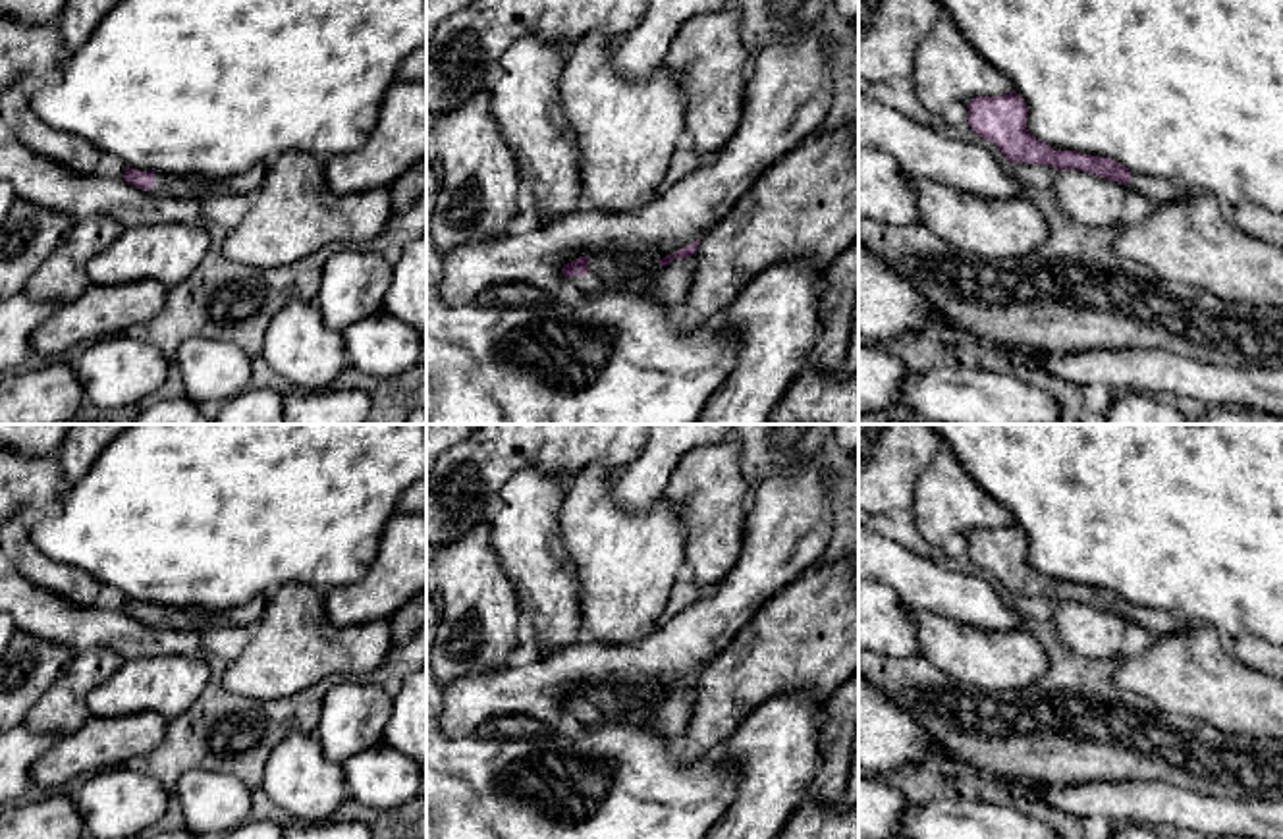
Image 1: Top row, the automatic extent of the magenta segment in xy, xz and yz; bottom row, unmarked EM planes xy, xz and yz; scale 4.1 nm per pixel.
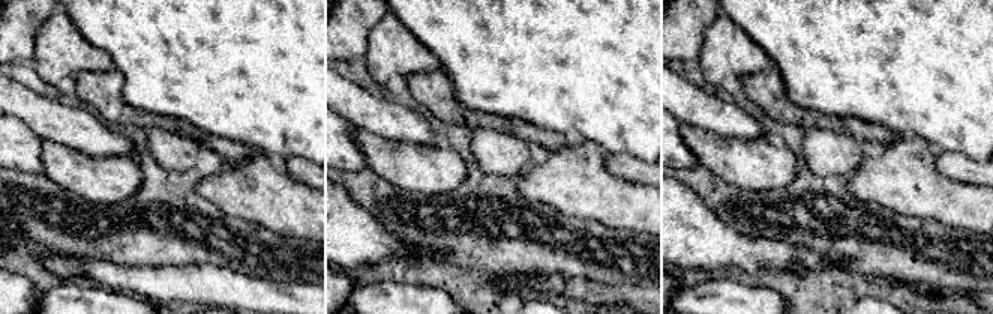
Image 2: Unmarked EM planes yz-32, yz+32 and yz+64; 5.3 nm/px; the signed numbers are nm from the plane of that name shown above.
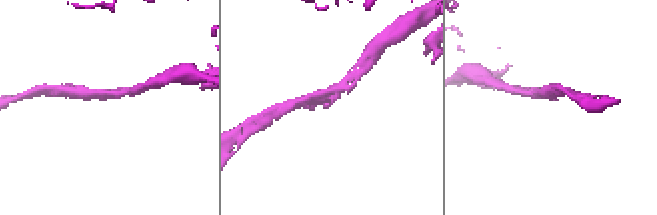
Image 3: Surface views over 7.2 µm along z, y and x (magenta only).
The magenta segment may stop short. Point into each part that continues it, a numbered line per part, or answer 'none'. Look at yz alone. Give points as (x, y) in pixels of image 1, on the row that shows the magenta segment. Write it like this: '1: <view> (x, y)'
1: yz (1156, 189)

